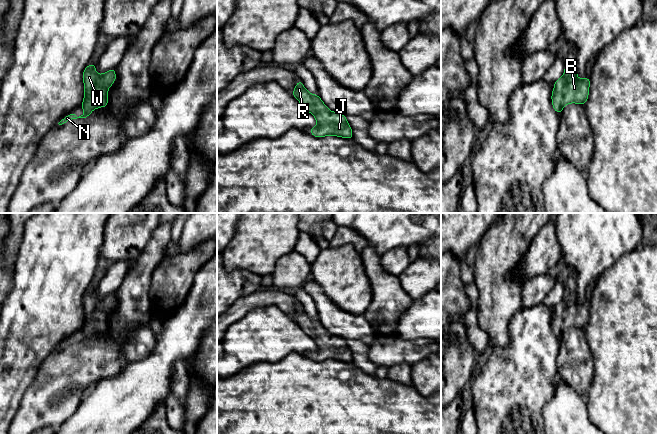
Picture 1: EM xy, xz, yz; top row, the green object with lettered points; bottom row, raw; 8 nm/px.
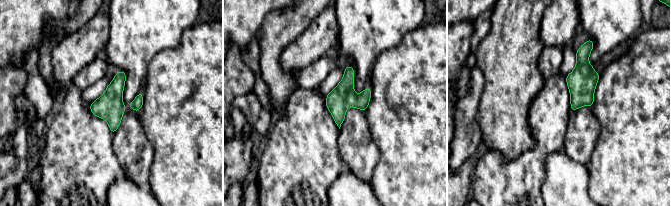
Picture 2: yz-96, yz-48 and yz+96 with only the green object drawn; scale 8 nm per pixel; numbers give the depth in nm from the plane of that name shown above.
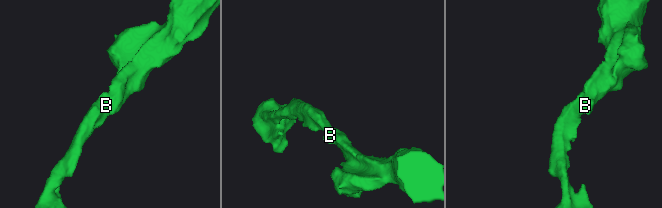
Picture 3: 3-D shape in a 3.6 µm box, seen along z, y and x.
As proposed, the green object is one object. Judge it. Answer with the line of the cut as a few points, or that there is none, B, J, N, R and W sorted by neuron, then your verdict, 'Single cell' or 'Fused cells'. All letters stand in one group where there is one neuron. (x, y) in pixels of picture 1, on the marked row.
No split. Groups: B J N R W. Single cell

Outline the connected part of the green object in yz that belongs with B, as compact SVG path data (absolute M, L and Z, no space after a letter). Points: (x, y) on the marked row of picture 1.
M565 63L564 75L554 83L552 105L560 115L564 106L570 103L584 105L589 94L590 78L577 78L577 68L572 63Z

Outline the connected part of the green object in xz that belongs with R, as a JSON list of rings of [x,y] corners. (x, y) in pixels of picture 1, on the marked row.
[[[298,80],[292,95],[309,113],[314,115],[317,126],[308,129],[313,136],[321,138],[333,135],[353,139],[352,129],[346,116],[330,111],[319,95],[311,94],[305,89],[301,80]]]

